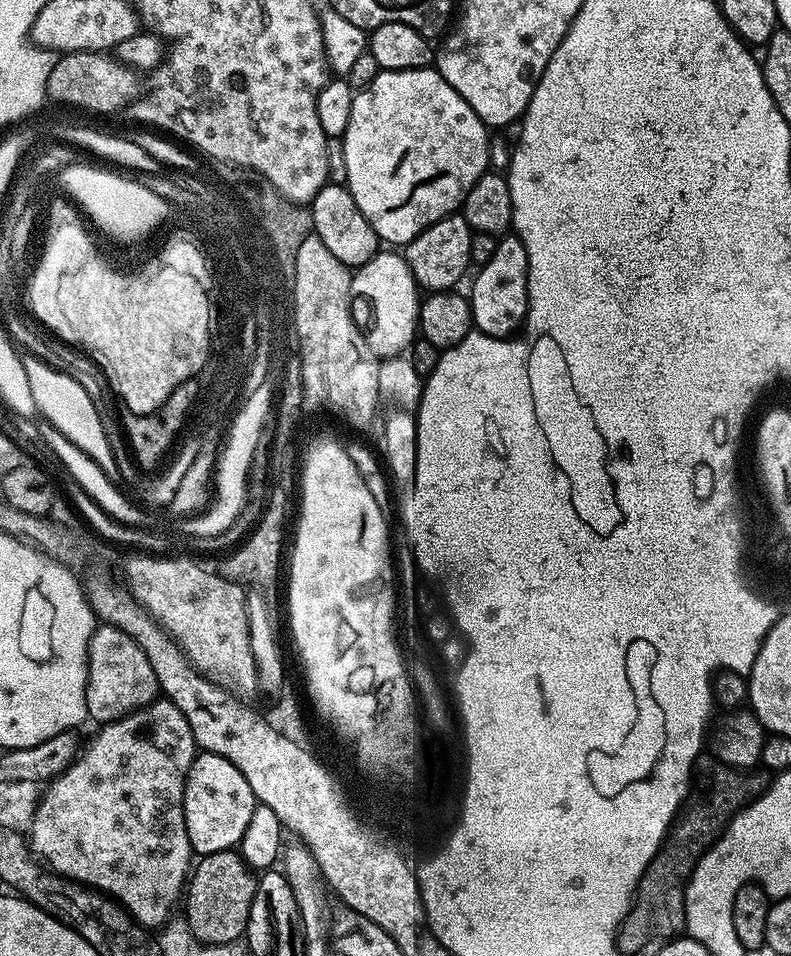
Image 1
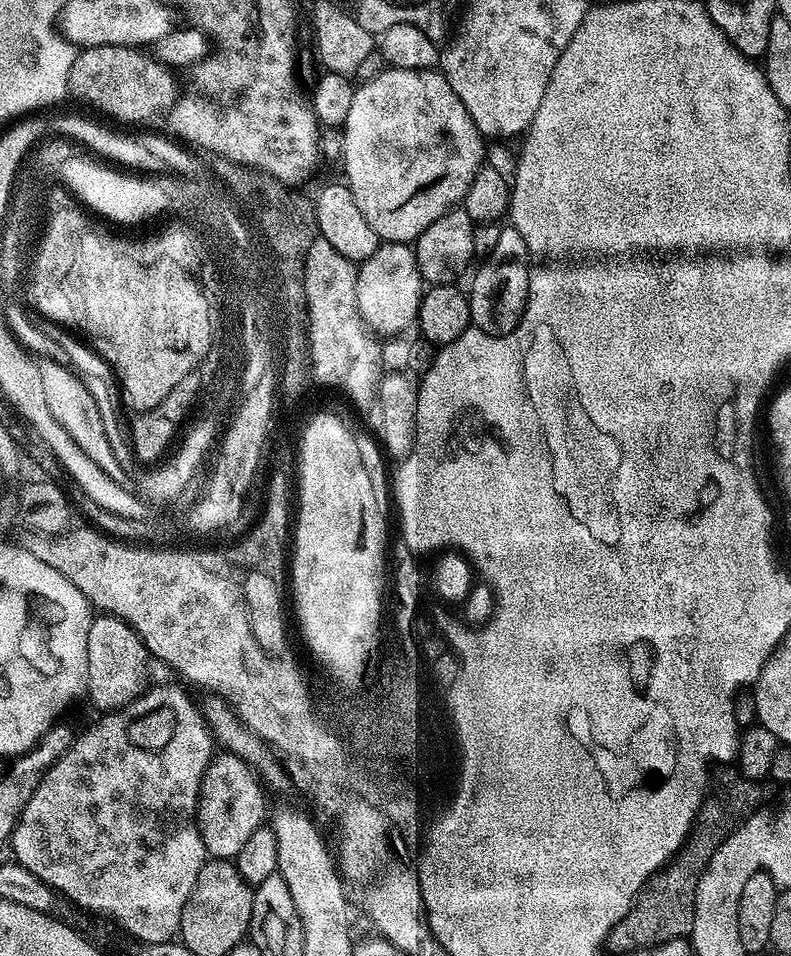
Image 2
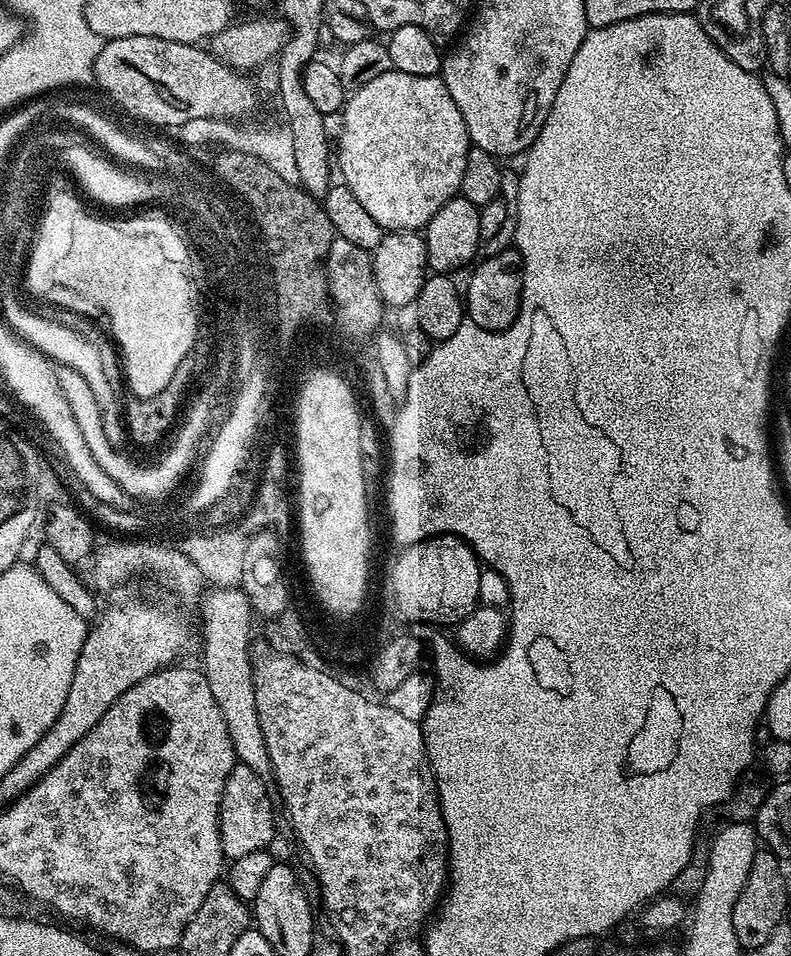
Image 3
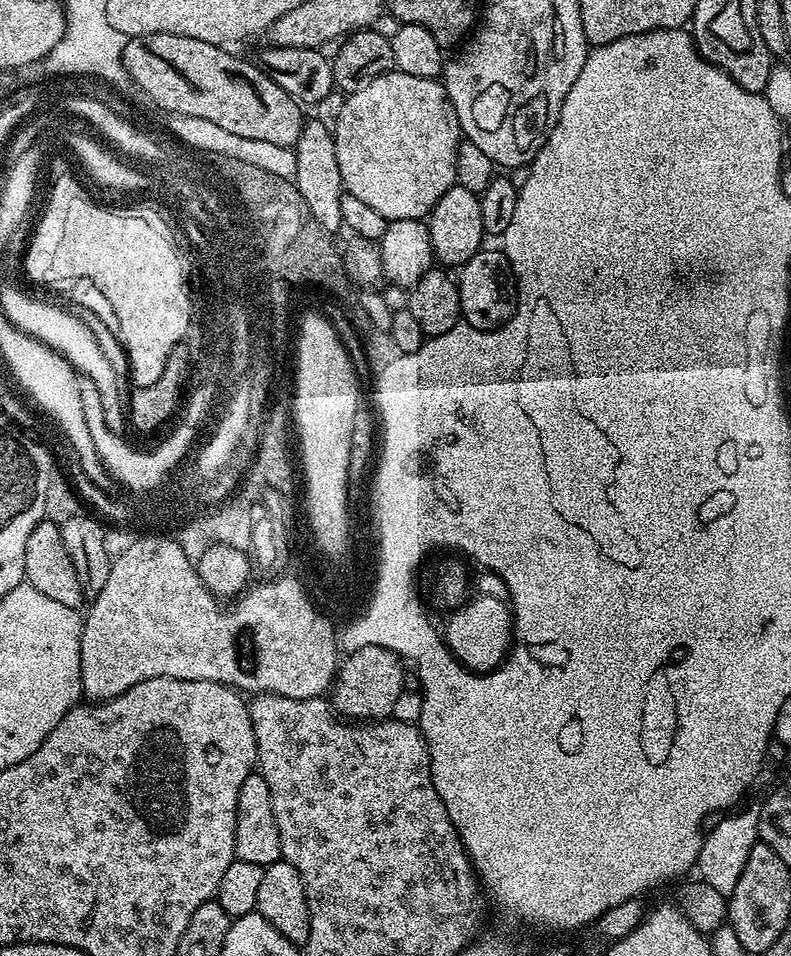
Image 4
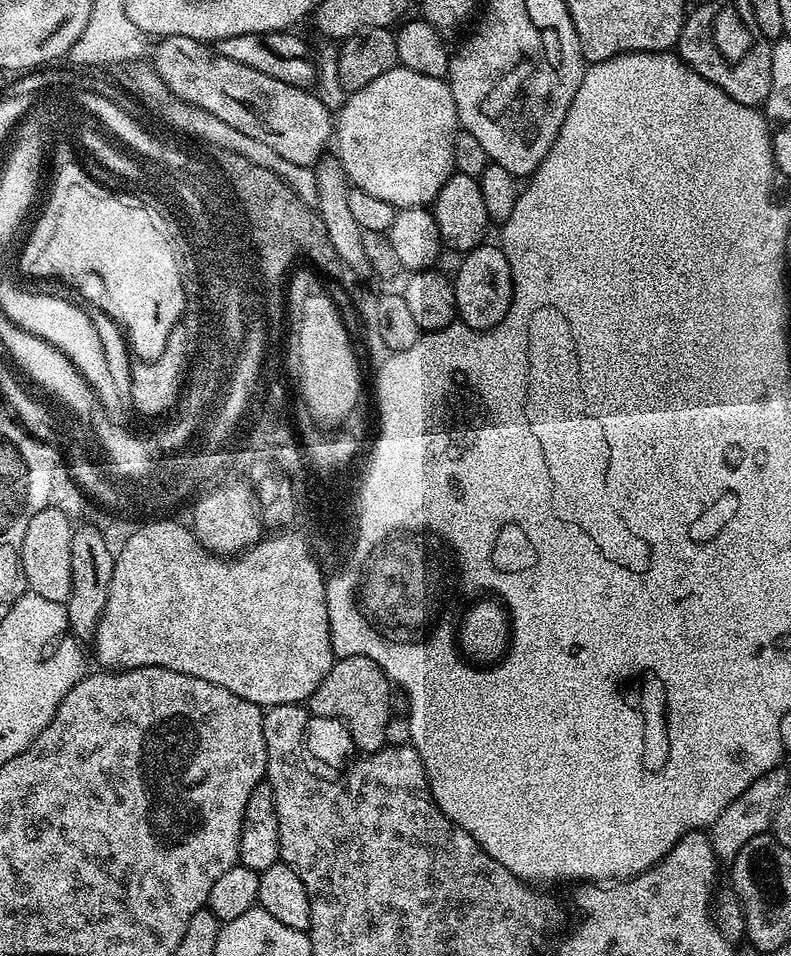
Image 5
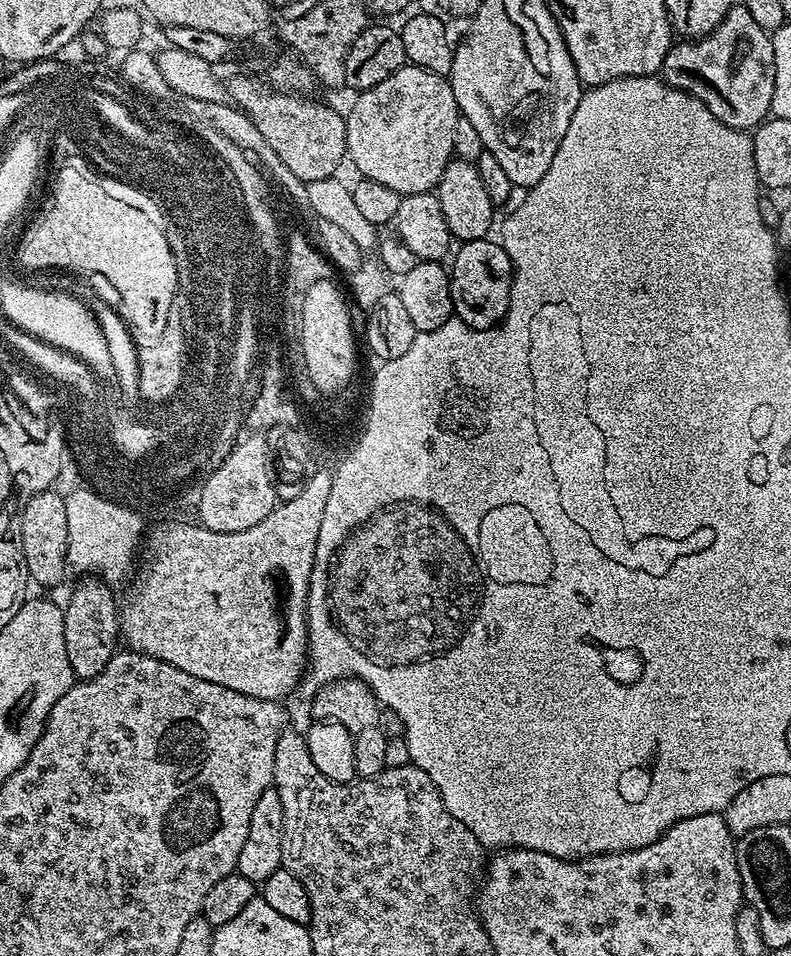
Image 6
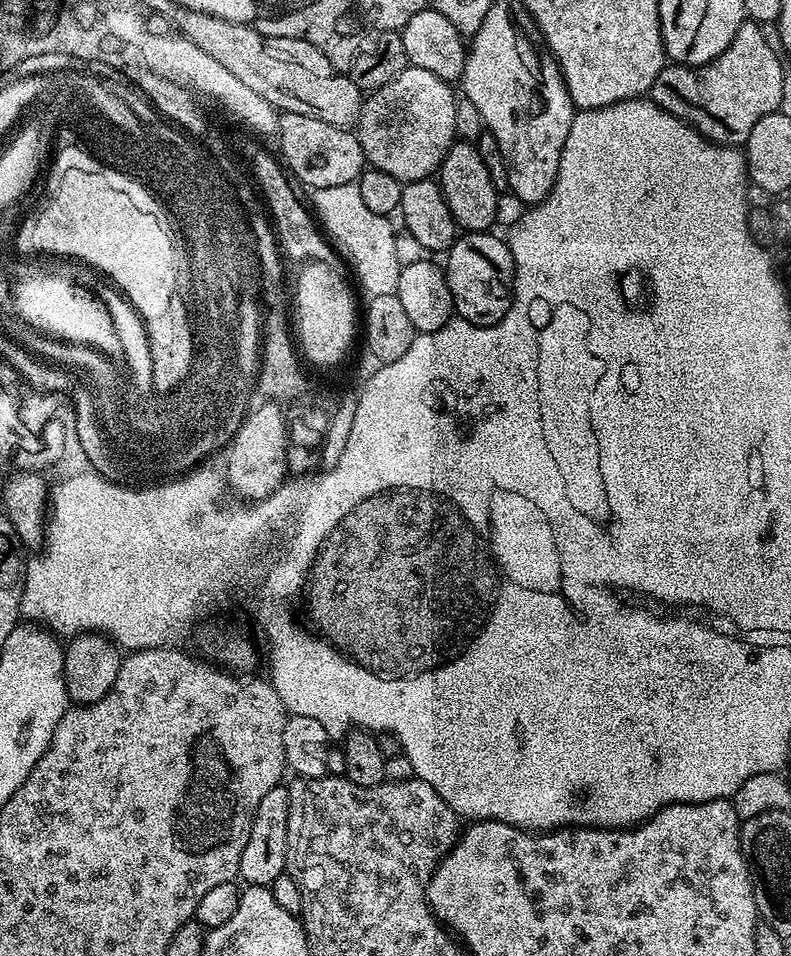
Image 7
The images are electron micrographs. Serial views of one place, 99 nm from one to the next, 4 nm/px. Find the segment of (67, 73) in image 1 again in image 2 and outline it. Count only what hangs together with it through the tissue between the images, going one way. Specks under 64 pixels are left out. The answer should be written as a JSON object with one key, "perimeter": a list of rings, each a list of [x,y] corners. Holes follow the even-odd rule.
{"perimeter":[[[107,44],[106,46],[94,46],[77,51],[74,58],[74,66],[68,71],[68,90],[74,97],[93,104],[100,112],[113,116],[116,120],[148,120],[151,116],[167,113],[168,109],[176,103],[178,84],[176,88],[177,73],[163,60],[157,60],[151,51],[140,46],[127,44]]]}

